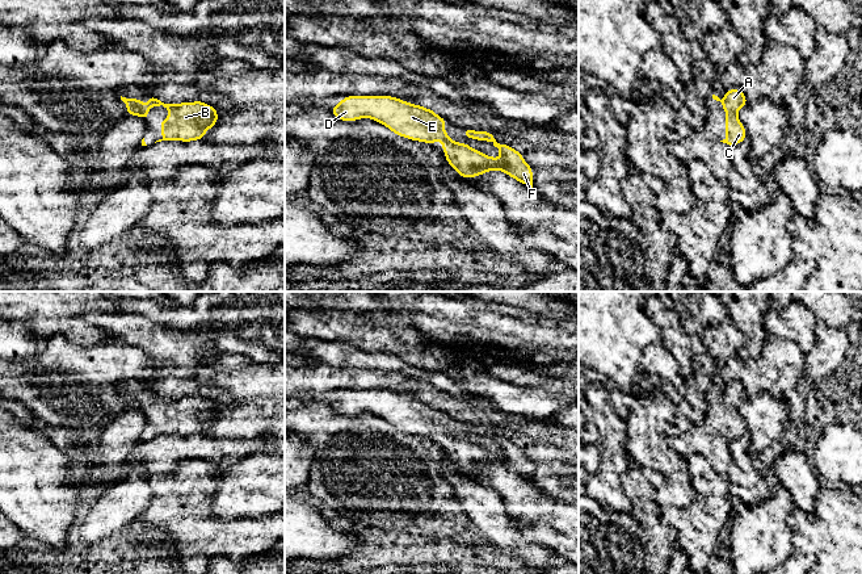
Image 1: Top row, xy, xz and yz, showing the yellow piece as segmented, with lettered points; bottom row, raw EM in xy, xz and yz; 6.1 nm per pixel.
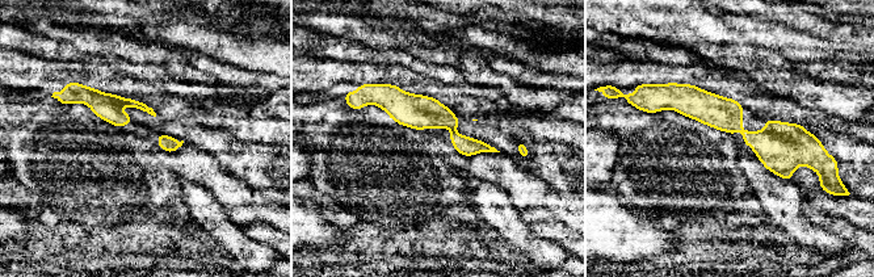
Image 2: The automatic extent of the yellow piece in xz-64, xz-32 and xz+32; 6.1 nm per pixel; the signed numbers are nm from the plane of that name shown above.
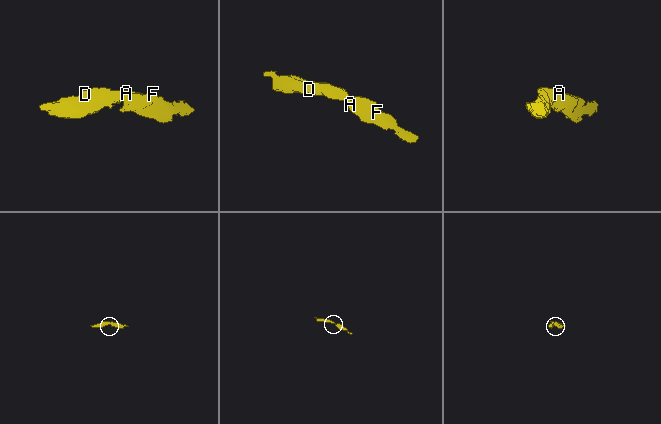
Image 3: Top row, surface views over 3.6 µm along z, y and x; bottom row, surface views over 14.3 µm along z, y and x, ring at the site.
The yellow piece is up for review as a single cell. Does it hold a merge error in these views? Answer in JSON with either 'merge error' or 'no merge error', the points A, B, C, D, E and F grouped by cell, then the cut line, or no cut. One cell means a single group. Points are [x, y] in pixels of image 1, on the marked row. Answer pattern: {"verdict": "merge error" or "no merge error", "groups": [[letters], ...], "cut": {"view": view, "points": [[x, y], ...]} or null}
{"verdict": "no merge error", "groups": [["A", "B", "C", "D", "E", "F"]], "cut": null}

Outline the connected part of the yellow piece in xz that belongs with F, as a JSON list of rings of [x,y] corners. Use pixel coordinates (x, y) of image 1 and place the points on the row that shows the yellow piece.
[[[345,96],[329,109],[340,121],[371,118],[396,135],[433,144],[442,142],[446,162],[463,179],[476,177],[489,171],[503,171],[514,180],[533,188],[533,168],[522,154],[508,144],[497,143],[493,133],[464,129],[463,137],[491,142],[499,148],[501,158],[492,158],[464,143],[457,143],[445,133],[445,118],[433,109],[409,104],[392,96]]]

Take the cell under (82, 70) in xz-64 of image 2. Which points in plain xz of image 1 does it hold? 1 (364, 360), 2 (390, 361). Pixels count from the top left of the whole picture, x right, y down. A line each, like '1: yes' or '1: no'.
1: no
2: no

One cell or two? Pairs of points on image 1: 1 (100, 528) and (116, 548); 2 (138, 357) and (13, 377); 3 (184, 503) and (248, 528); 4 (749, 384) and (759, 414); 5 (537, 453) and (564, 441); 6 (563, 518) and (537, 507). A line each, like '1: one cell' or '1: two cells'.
1: two cells
2: one cell
3: one cell
4: two cells
5: two cells
6: one cell

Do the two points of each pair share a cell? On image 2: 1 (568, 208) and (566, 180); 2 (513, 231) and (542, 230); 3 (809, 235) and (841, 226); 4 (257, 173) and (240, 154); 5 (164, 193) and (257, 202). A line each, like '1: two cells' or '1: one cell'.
1: two cells
2: two cells
3: two cells
4: one cell
5: one cell

